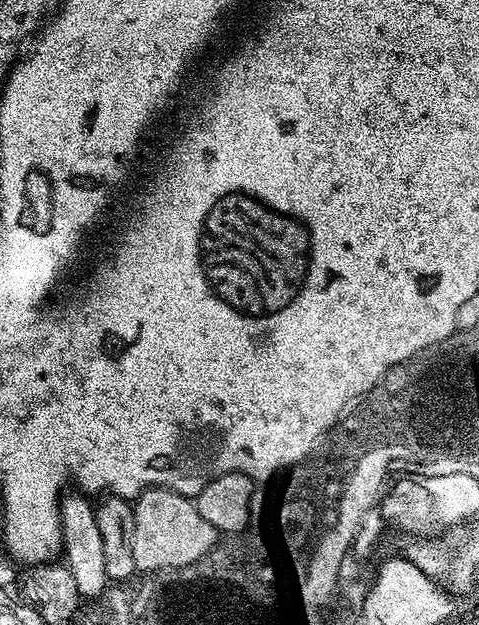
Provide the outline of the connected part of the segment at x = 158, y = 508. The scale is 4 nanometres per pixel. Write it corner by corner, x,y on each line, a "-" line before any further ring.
148,488
135,497
133,555
136,571
154,572
165,562
182,562
182,558
198,556
212,543
210,522
198,514
195,503
168,488

